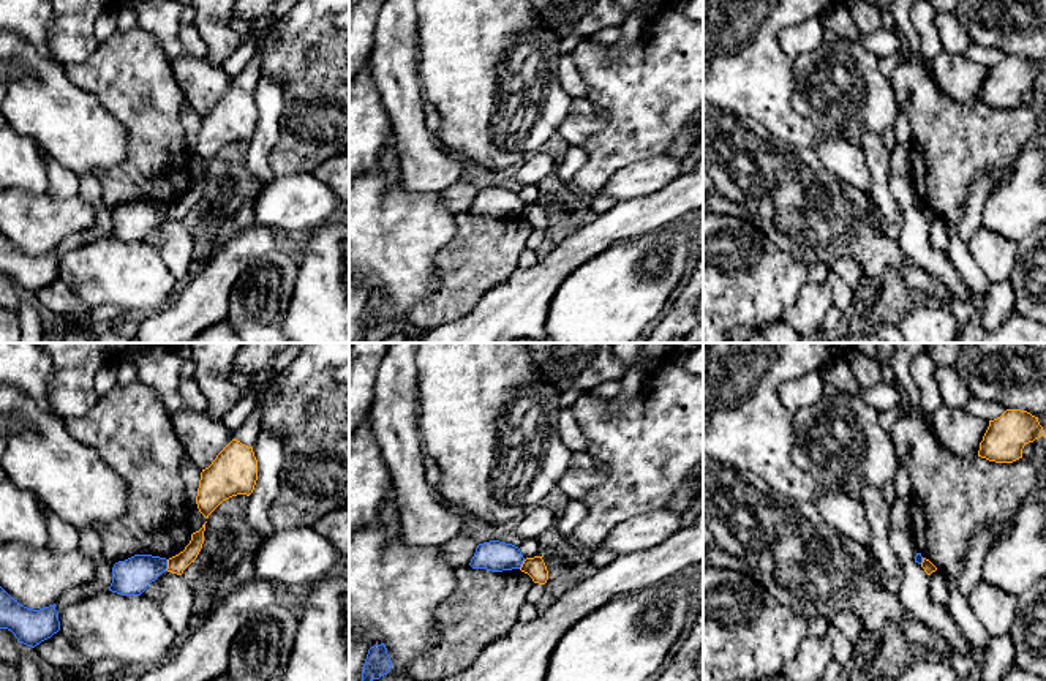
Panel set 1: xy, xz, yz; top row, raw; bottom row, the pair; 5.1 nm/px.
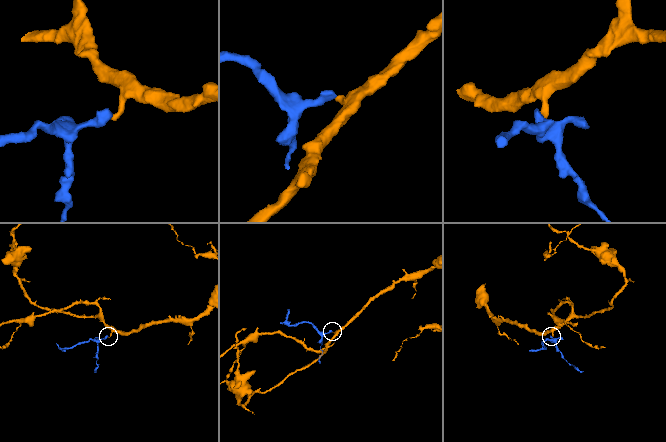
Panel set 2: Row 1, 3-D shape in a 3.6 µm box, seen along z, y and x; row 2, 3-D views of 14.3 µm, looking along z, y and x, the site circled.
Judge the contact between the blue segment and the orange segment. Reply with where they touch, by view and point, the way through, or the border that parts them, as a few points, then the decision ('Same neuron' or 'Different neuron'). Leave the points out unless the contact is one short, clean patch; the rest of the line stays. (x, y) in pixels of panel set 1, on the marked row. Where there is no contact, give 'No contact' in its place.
Touches blue at xy (166, 564). Boundary: xy (168, 560), (165, 569). Different neuron

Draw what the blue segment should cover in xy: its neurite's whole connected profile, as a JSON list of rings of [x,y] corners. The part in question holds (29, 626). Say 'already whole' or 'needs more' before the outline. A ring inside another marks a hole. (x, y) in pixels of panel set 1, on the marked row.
already whole; [[[0,586],[0,629],[11,630],[19,643],[35,648],[60,630],[58,611],[55,604],[27,608]]]

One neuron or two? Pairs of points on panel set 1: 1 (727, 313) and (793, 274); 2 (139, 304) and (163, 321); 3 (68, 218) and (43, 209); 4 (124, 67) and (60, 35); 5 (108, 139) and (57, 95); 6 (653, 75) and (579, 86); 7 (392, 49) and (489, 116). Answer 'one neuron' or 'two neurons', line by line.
1: one neuron
2: two neurons
3: one neuron
4: two neurons
5: one neuron
6: two neurons
7: two neurons

